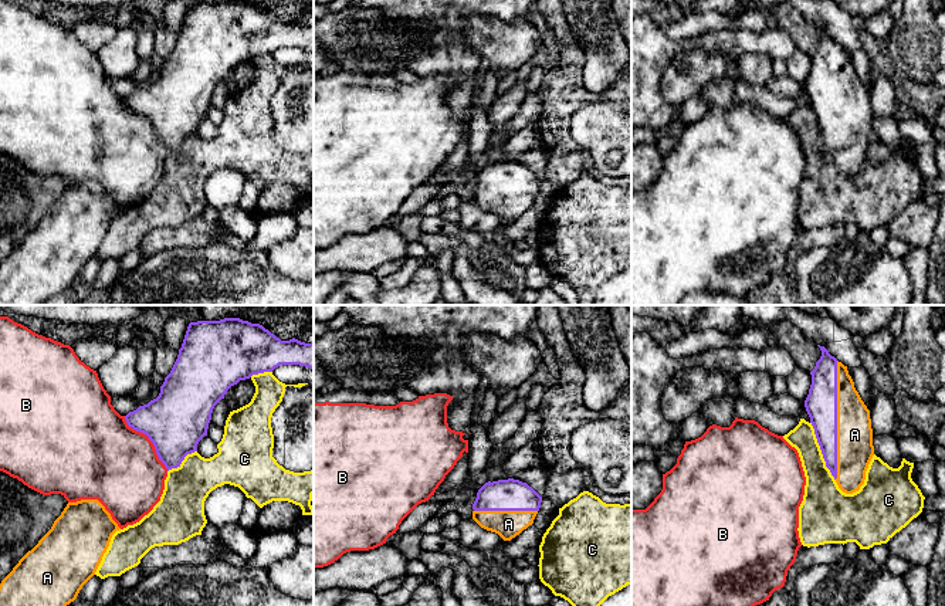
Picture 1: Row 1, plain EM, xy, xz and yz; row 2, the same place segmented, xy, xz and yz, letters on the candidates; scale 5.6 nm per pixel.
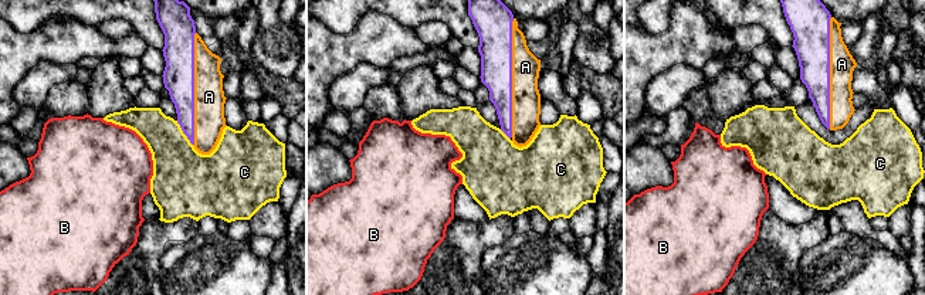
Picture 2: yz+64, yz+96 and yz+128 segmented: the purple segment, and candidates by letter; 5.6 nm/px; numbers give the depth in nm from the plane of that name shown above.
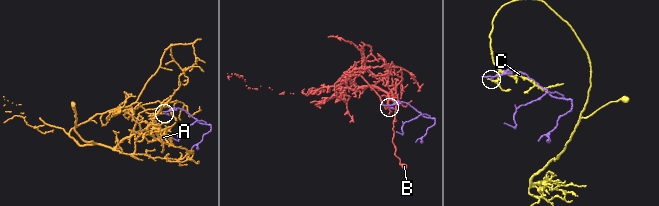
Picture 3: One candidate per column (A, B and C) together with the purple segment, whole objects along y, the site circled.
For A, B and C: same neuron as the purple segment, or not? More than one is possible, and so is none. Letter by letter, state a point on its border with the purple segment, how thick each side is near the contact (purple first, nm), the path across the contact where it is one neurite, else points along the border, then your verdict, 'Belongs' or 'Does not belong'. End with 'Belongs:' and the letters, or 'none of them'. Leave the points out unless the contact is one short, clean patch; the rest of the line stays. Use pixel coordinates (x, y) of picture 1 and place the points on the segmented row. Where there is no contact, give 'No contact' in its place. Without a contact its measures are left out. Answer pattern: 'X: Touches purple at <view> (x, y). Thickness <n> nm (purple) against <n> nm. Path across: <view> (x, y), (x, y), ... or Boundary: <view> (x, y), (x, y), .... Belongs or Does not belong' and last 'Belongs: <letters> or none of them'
A: Touches purple at yz (836, 420). Thickness 180 nm (purple) against 200 nm. Belongs
B: Touches purple at xy (149, 439). Thickness 360 nm (purple) against 460 nm. Does not belong
C: Touches purple at yz (822, 452). Thickness 180 nm (purple) against 200 nm. Does not belong
Belongs: A

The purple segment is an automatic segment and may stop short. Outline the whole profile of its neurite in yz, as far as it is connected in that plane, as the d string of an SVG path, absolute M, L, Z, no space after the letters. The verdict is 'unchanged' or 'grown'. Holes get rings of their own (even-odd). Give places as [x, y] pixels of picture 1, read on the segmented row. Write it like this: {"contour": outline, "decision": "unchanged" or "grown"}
{"contour": "M817 346L822 351L822 356L810 372L812 385L805 407L814 429L826 467L839 488L846 494L853 494L864 484L866 471L874 456L870 410L856 390L847 366L831 356L824 346Z", "decision": "grown"}

